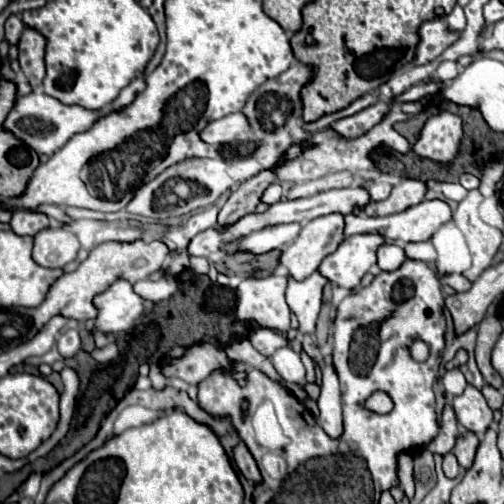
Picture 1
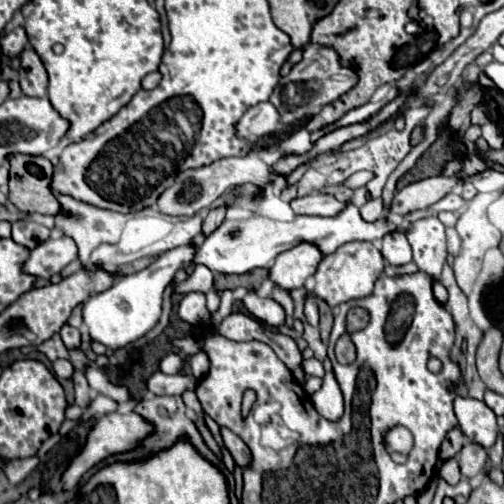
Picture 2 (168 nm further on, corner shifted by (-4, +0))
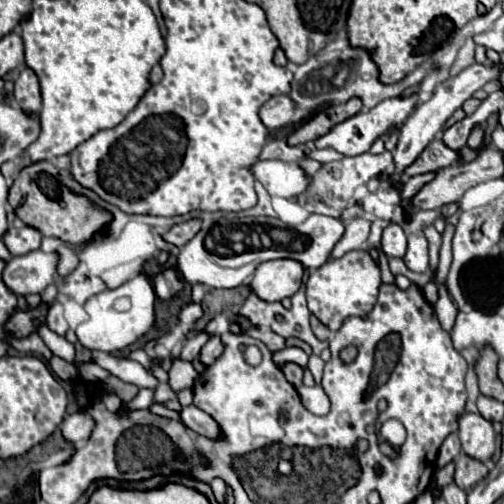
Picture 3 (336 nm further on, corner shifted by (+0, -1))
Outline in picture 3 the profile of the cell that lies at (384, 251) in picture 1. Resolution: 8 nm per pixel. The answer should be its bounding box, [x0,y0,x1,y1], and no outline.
[380,223,406,257]

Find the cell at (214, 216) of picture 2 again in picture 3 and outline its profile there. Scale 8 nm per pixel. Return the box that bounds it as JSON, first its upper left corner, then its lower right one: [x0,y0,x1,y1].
[162,219,200,247]

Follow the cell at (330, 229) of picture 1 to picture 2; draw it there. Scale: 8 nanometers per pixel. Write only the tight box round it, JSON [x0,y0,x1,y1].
[270,244,322,290]

